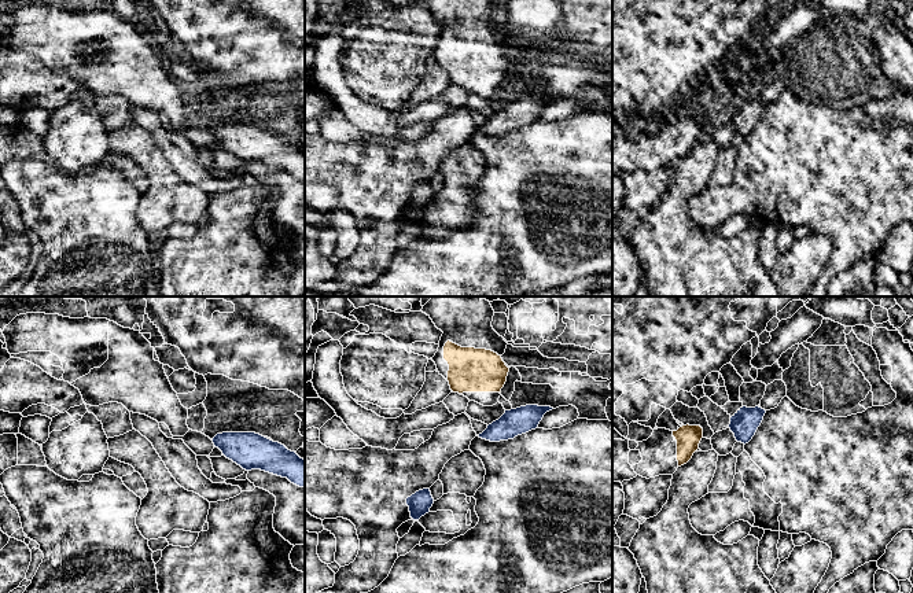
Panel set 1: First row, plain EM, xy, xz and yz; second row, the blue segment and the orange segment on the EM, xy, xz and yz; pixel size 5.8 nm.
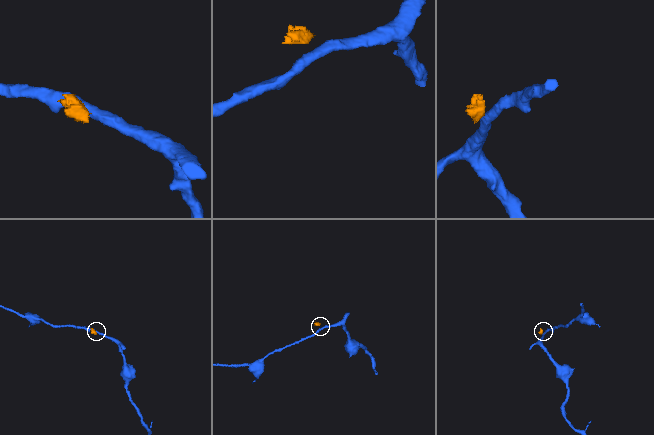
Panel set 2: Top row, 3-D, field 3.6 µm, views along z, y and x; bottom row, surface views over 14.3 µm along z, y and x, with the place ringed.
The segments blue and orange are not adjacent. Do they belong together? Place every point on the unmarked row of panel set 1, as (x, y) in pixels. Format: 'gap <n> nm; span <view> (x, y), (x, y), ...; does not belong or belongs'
gap 120 nm; span xz (505, 103), (500, 84); does not belong

